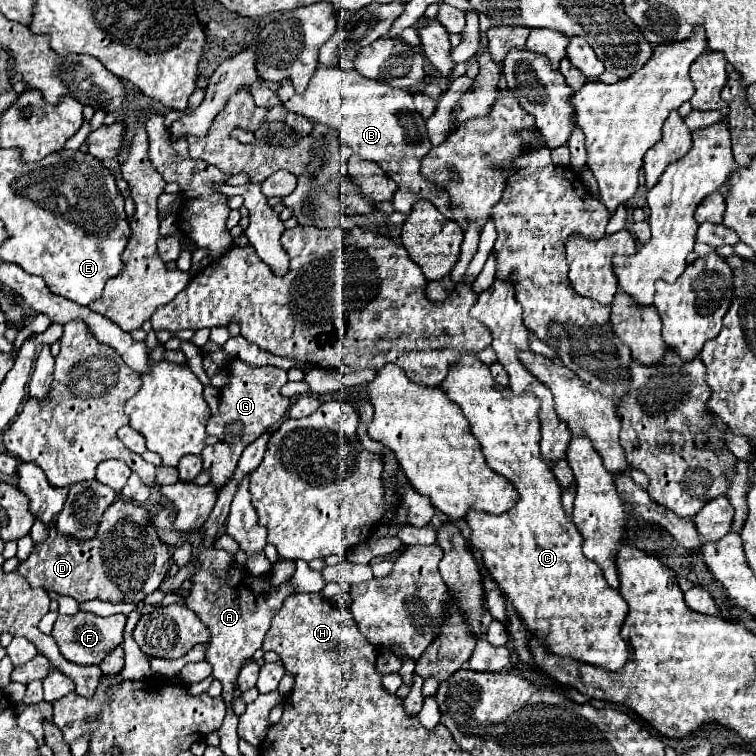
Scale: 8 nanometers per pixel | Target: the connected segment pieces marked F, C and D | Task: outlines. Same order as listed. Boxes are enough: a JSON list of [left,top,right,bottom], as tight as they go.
[[52,611,126,665],[440,353,628,671],[16,497,170,603]]

